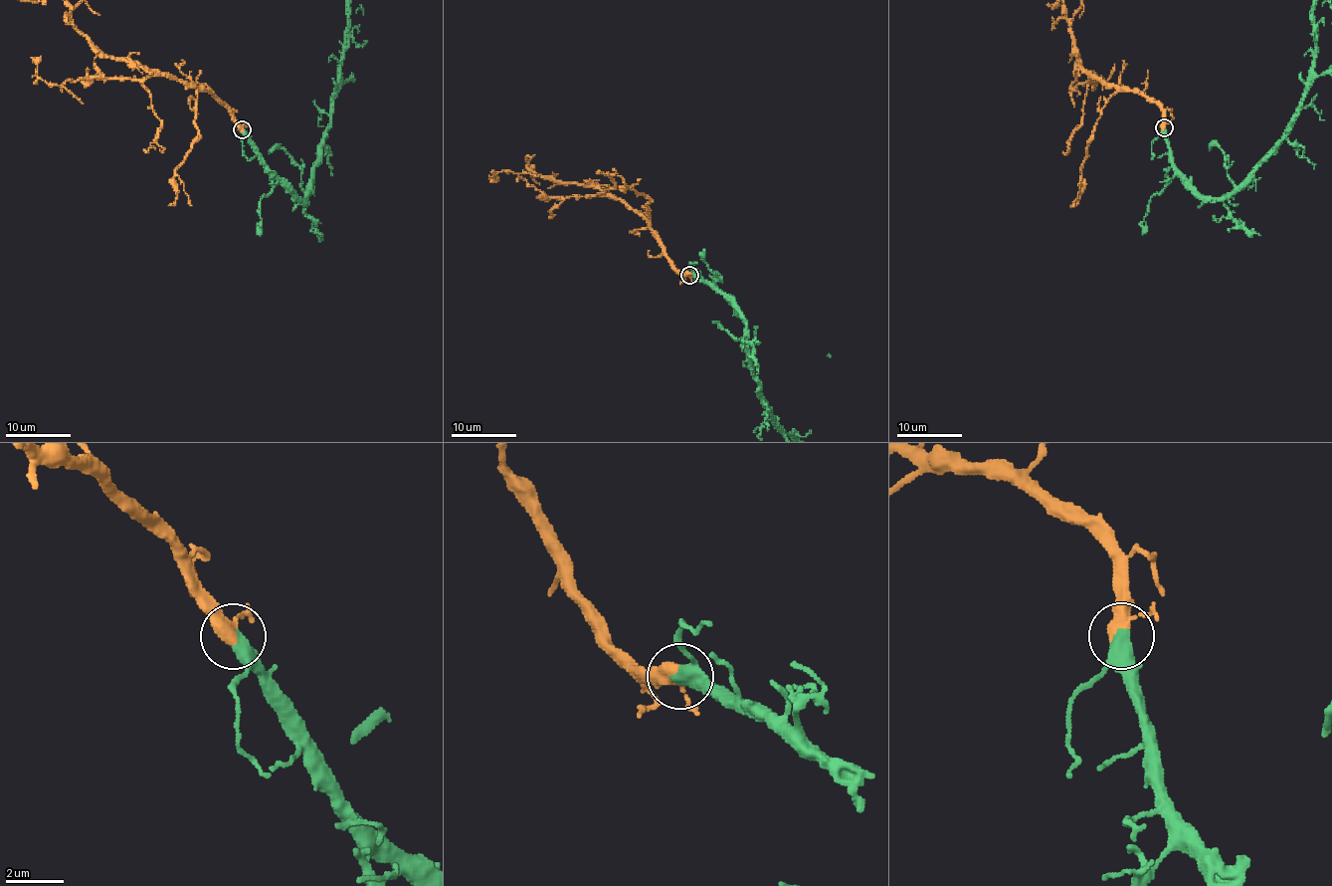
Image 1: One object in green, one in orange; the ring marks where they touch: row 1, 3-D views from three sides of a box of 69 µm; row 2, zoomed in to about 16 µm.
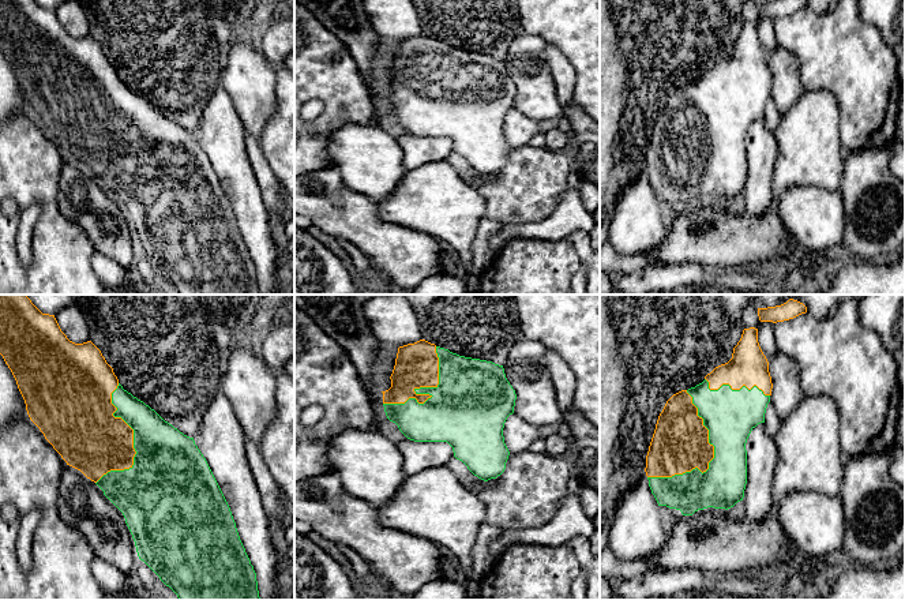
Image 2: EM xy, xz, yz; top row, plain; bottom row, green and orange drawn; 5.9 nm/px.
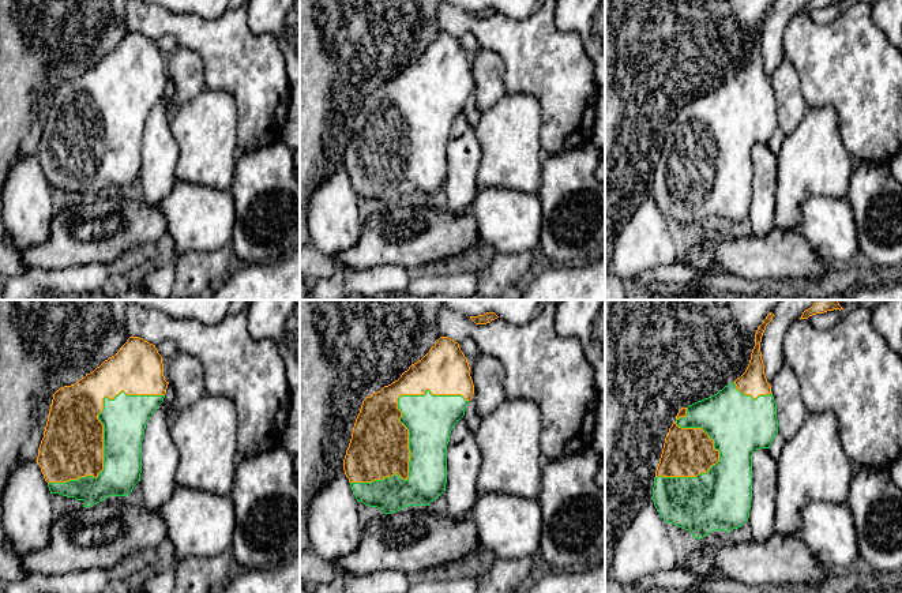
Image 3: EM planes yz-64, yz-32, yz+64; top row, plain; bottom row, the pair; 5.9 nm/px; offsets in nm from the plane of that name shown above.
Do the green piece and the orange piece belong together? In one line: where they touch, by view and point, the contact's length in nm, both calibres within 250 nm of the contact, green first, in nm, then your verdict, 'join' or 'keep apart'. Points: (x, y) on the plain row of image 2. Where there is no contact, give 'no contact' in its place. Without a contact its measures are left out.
contact yz (712, 154); length 550 nm; calibres 280 and 340 nm; join

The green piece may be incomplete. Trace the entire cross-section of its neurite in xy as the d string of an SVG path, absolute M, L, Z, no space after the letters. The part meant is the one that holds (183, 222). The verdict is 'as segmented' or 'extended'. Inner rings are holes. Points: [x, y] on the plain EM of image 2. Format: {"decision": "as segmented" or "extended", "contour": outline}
{"decision": "extended", "contour": "M0 0L0 49L16 75L30 115L40 123L45 134L67 160L80 165L87 173L94 176L104 185L104 190L123 207L139 254L177 289L179 295L260 295L256 267L240 235L230 202L194 132L180 127L154 104L124 85L113 63L91 35L83 38L70 35L61 26L55 10L42 8L35 0Z"}

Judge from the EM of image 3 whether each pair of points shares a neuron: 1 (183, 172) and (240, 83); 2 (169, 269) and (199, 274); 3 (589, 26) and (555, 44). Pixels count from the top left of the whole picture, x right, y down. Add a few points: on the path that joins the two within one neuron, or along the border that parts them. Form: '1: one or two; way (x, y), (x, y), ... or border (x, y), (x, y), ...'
1: two; border (203, 89), (224, 89), (232, 97), (236, 127)
2: two; border (177, 262), (172, 285)
3: two; border (553, 14), (556, 26), (575, 32), (590, 57)

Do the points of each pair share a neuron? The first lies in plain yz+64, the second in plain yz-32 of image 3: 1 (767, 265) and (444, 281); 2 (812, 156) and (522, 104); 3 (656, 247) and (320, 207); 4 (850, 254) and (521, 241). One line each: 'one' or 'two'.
1: two
2: one
3: one
4: one

